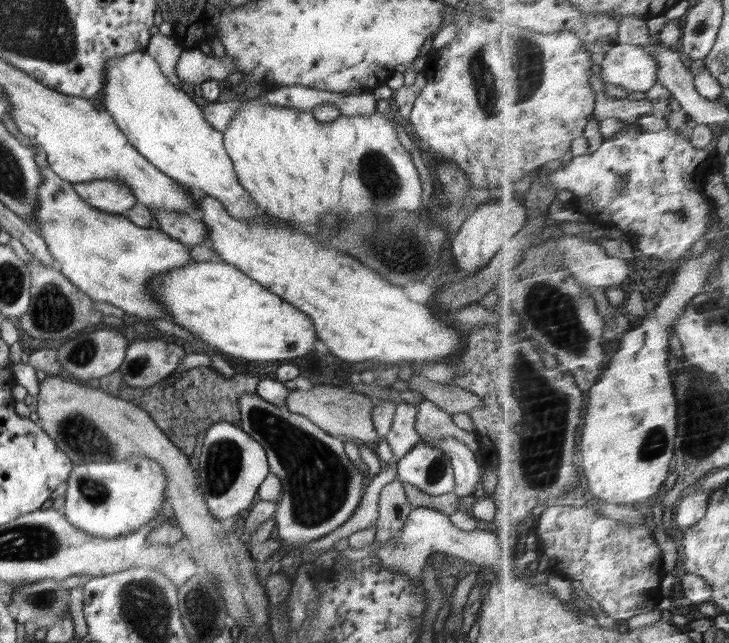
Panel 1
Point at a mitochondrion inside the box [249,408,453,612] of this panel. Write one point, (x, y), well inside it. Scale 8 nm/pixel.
(435, 473)

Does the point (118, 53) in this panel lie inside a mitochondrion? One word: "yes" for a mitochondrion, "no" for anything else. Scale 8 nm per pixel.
no

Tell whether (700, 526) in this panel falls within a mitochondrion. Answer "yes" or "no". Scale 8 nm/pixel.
no

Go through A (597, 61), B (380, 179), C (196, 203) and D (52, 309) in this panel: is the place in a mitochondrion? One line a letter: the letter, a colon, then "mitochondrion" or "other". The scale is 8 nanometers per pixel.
A: other
B: mitochondrion
C: other
D: mitochondrion

